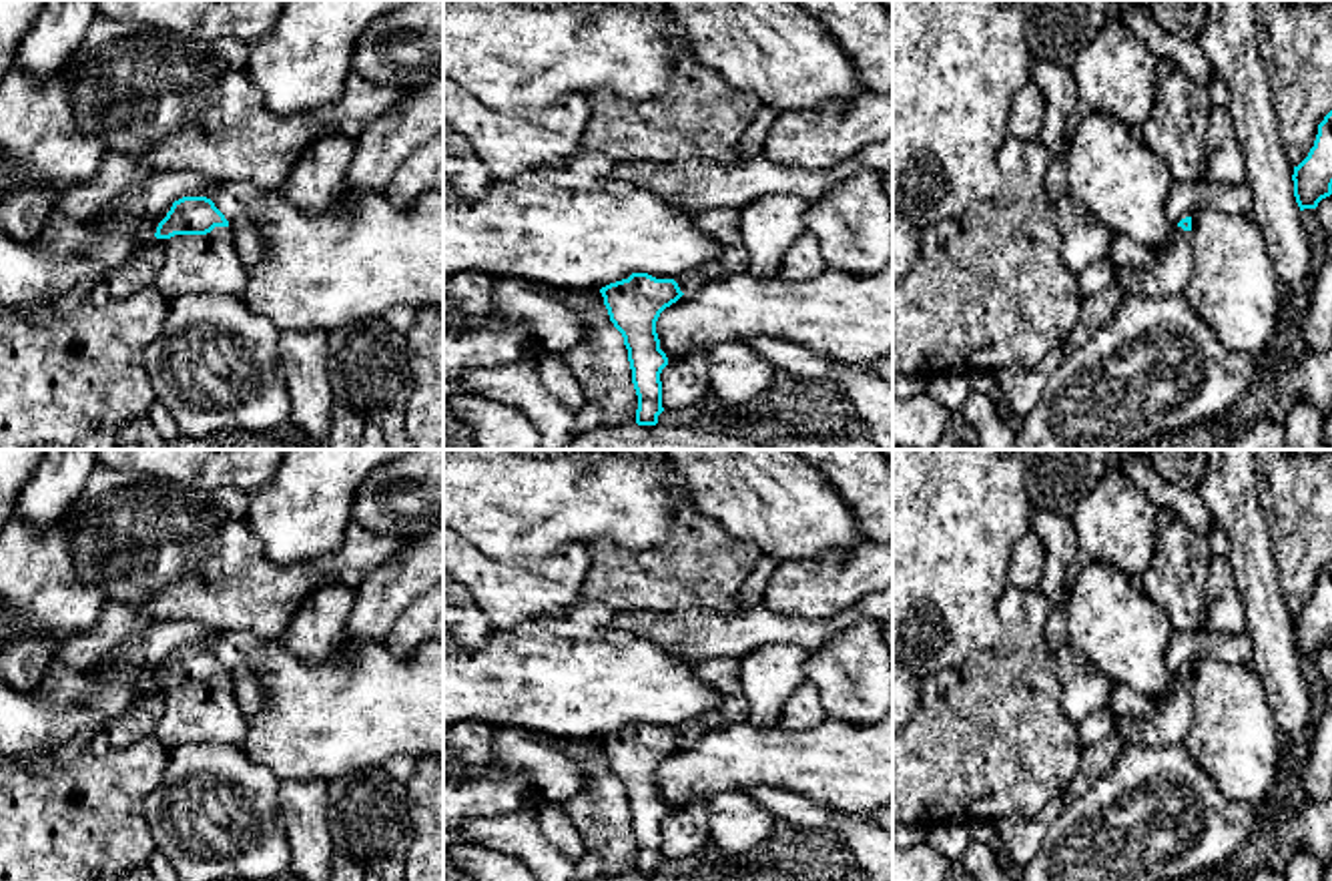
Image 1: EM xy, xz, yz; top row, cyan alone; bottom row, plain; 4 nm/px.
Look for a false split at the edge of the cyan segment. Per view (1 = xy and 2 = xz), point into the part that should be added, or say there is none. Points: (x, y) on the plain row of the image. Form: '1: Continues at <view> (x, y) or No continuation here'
1: Continues at xy (191, 713)
2: No continuation here

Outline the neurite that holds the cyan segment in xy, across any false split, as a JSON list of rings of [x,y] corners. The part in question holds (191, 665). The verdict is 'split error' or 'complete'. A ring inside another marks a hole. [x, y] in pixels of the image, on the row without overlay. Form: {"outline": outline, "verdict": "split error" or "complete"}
{"outline": [[[183,646],[158,672],[162,714],[154,737],[173,751],[189,743],[239,745],[247,718],[225,664],[207,646]]], "verdict": "split error"}

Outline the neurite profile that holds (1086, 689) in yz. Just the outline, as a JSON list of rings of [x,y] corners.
[[[1061,646],[1051,656],[1053,672],[1061,682],[1061,708],[1073,722],[1107,708],[1113,682],[1077,648]]]

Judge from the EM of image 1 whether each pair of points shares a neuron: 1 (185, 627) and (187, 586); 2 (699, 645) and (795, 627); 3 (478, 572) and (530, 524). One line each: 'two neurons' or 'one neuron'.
1: two neurons
2: one neuron
3: two neurons

